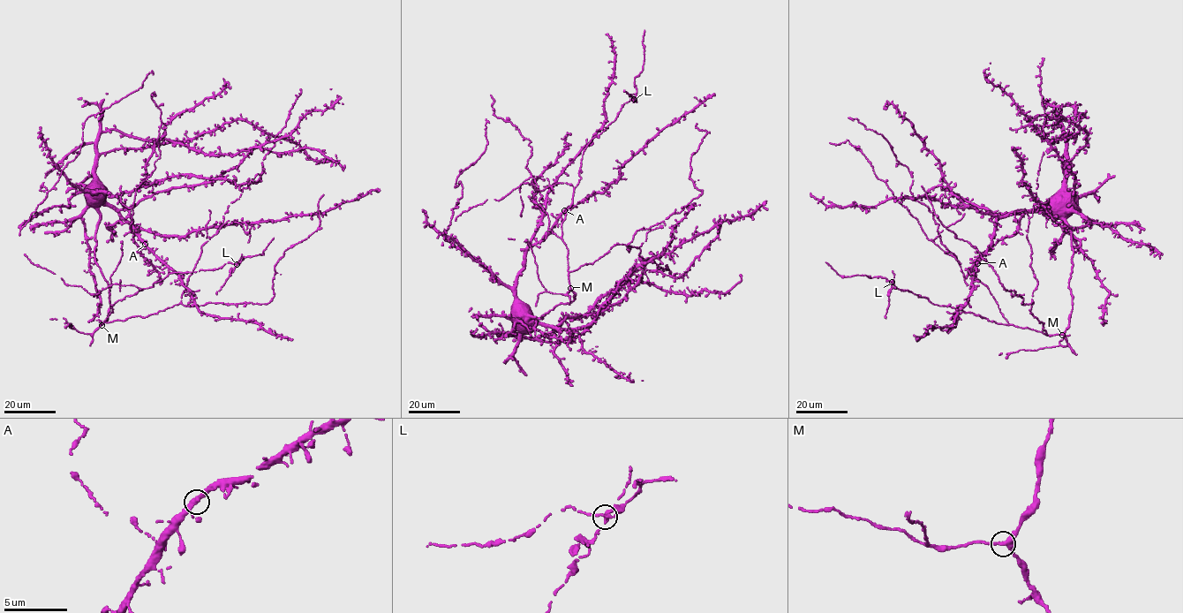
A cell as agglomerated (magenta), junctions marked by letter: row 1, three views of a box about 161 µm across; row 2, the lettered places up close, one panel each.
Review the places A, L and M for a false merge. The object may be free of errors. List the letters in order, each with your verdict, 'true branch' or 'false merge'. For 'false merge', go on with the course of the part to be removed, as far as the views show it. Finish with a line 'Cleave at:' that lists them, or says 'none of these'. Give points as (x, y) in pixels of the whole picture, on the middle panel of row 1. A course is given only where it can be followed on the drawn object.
A: true branch
L: false merge
M: true branch
Cleave at: L

